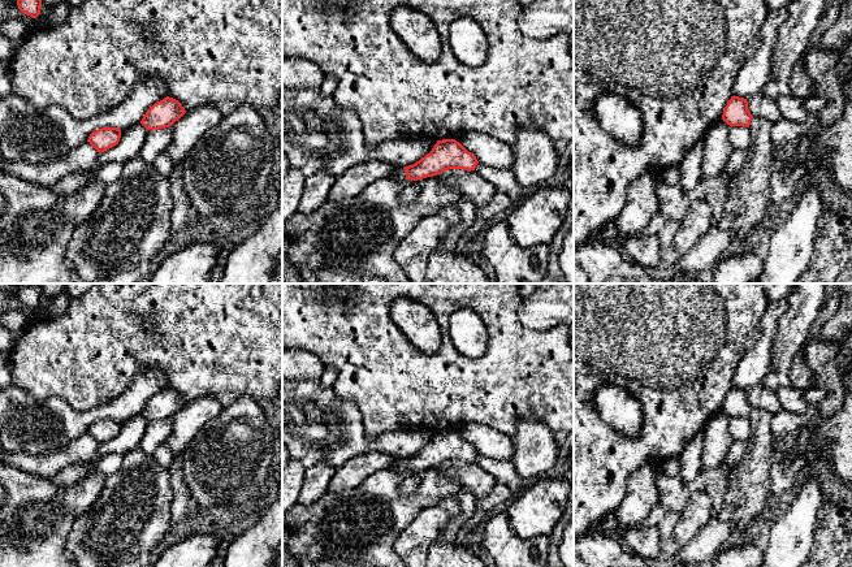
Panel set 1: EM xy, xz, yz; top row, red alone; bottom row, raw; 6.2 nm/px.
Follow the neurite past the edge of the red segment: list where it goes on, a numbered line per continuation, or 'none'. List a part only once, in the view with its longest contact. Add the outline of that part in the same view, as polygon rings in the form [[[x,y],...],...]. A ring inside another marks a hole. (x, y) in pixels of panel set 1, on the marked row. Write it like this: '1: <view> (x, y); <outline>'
1: xz (398, 173); [[[393,165],[389,178],[398,179],[398,181],[406,181],[406,170],[403,168]]]

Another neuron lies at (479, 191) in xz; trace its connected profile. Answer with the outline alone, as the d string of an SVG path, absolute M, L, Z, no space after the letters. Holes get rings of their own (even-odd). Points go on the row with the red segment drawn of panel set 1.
M449 169L441 173L476 207L490 203L497 189L481 178L475 170Z

